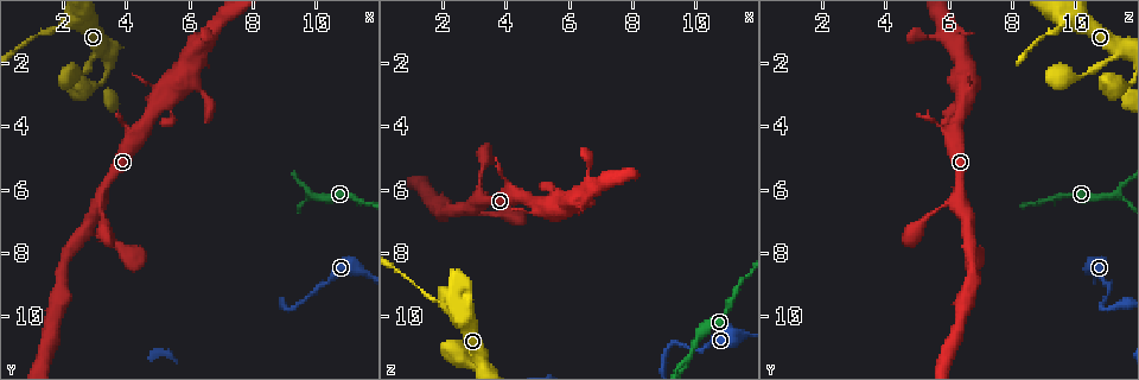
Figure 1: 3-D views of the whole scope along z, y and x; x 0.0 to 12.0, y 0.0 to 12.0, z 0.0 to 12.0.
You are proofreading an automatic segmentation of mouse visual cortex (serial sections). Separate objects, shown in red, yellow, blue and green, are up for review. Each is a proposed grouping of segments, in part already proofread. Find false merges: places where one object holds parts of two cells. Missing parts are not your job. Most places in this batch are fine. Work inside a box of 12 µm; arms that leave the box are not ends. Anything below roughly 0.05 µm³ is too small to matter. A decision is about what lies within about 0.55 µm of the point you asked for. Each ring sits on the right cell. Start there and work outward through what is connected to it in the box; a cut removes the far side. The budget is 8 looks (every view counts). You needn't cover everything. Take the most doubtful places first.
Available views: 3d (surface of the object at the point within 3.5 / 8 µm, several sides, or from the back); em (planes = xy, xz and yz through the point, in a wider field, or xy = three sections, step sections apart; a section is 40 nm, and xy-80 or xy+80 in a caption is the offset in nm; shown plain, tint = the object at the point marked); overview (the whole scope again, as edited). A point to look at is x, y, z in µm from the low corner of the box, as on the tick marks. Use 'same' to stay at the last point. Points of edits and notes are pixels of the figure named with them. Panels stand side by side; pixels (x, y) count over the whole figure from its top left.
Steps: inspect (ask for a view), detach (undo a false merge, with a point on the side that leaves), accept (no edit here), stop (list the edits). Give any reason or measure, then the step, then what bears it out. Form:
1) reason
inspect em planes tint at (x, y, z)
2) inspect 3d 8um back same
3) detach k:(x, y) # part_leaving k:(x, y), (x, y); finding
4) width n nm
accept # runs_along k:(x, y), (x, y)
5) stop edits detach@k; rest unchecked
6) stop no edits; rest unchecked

arms part here
inspect 3d 3.5um back at (9.8, 6.1, 11.3)

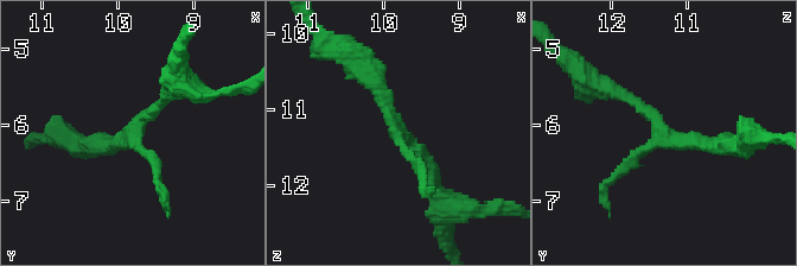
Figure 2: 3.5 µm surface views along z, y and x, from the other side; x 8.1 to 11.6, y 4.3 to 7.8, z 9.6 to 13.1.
arms 3; arm_widths 150, 150, 300 nm
inspect em xy step 5 tint at (9.80, 6.10, 11.30)

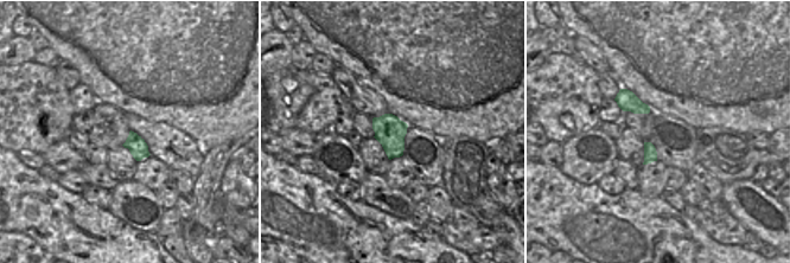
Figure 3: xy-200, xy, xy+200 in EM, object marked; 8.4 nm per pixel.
cut it another way
inspect em planes tint same

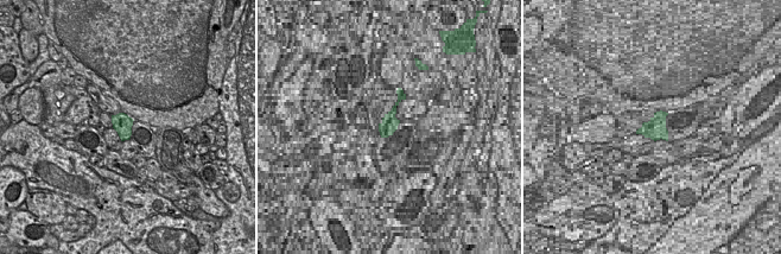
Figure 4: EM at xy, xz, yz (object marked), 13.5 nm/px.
width 260 nm
accept # runs_along 2:(361, 69), (433, 181); one cell here

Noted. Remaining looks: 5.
abrupt turn
inspect 3d 8um back at (9.1, 9.8, 10.9)

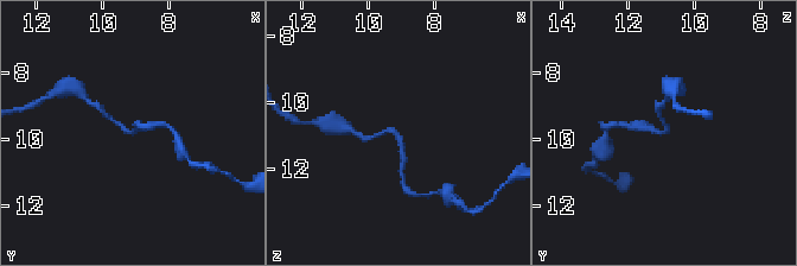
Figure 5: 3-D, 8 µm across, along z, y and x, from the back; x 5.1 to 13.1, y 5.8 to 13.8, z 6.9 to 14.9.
inspect em xy step 1 tint at (9.2, 9.8, 11.0)

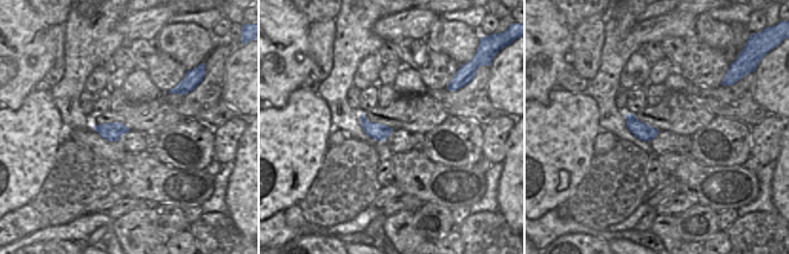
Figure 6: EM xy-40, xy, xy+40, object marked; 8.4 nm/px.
width 140 nm
accept # runs_along 5:(369, 138), (394, 131), (403, 163); one cell here

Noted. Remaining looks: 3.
three-way junction
inspect 3d 3.5um back at (6.5, 1.1, 5.7)

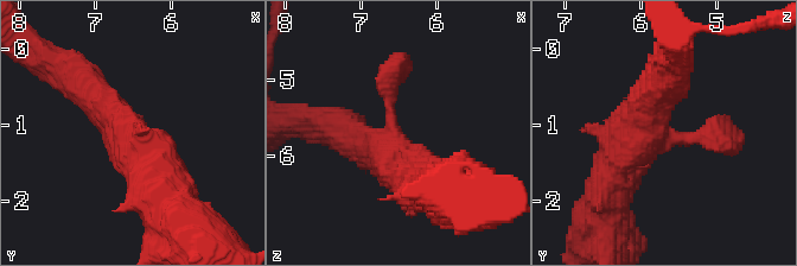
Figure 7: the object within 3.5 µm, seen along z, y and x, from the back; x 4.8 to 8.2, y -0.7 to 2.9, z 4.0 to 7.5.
shape alone is not enough
inspect em xy step 3 tint at (6.60, 1.10, 5.70)

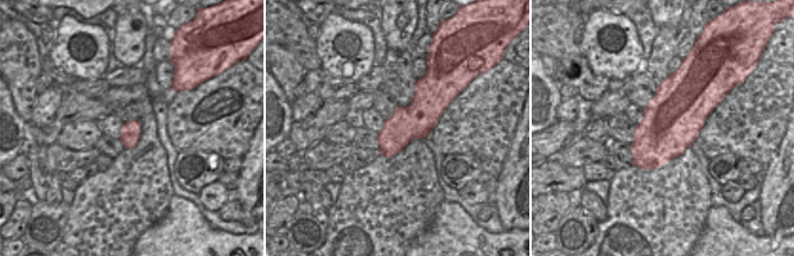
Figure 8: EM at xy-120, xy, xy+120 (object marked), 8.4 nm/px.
accept # continuous, no second cell

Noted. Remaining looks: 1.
stop no edits; rest unchecked

